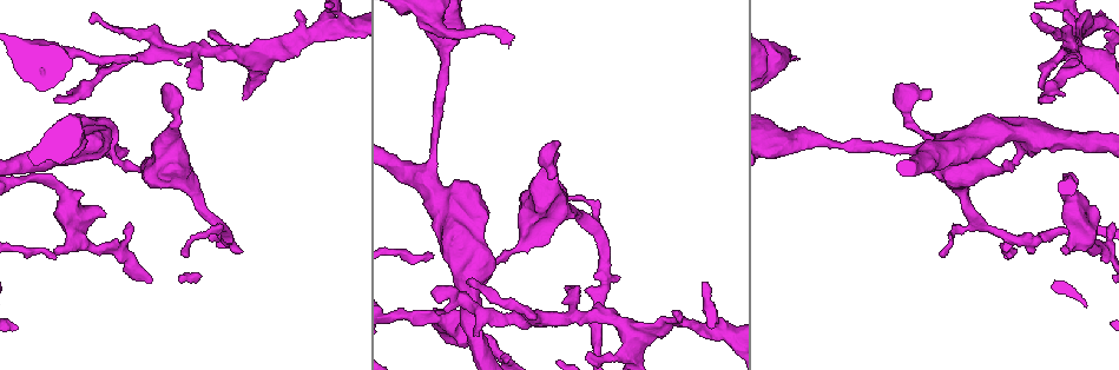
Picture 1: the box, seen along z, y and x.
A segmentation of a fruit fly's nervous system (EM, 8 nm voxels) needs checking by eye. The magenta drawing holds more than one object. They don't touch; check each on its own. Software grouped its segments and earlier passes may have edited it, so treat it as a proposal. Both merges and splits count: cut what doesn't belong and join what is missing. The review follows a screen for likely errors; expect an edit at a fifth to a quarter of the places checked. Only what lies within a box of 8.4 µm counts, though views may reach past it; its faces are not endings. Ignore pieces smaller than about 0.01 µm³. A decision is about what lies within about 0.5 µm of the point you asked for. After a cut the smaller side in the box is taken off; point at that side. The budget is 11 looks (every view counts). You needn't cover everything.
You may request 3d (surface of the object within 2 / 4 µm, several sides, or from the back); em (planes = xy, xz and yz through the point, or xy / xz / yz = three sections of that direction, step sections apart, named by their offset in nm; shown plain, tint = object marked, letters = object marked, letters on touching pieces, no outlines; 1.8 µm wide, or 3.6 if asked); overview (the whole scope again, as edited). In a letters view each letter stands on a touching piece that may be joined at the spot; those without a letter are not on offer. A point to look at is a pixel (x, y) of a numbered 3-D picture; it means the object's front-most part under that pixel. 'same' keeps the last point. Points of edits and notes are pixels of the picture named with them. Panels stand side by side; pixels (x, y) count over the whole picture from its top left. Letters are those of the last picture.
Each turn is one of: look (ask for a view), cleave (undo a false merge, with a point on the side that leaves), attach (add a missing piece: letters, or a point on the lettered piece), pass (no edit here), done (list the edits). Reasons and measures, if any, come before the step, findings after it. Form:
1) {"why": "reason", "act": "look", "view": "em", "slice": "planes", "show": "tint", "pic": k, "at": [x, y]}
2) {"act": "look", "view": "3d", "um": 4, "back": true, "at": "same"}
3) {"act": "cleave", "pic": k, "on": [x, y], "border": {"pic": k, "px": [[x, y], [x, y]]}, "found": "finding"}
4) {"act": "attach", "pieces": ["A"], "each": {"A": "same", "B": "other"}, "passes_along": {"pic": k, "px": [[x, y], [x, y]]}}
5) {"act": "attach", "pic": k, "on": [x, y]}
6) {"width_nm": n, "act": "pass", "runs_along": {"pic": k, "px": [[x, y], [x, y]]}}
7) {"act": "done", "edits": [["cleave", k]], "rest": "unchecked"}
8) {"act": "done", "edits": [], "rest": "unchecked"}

{"why": "free end", "act": "look", "view": "3d", "um": 2, "pic": 1, "at": [136, 55]}

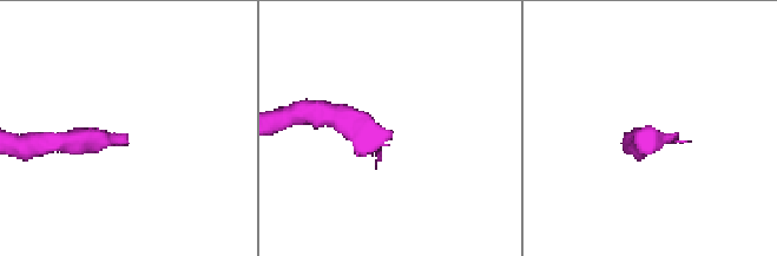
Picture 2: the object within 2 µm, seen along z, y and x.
{"why": "shape alone is not enough", "act": "look", "view": "em", "slice": "yz", "step": 16, "show": "tint", "pic": 2, "at": [125, 133]}

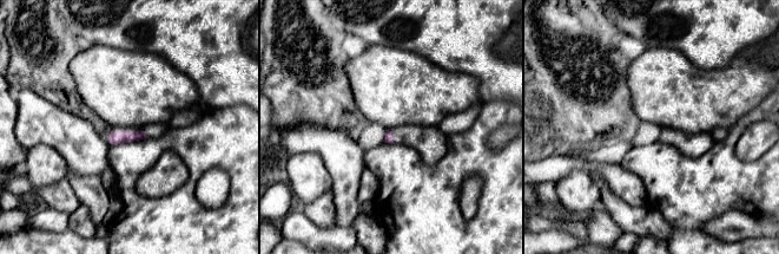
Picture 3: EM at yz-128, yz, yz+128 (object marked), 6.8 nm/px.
{"why": "another direction", "act": "look", "view": "em", "slice": "planes", "show": "letters", "at": "same"}

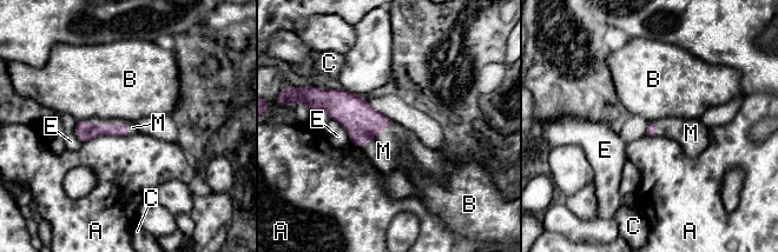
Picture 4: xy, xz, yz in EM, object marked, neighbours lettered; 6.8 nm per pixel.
{"act": "attach", "pieces": ["M"], "each": {"A": "other", "B": "other", "C": "other", "E": "other", "M": "same"}, "passes_along": {"pic": 4, "px": [[84, 132], [111, 124], [132, 127]]}, "found": "the neuron continues"}

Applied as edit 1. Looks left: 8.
{"why": "redraw", "act": "look", "view": "overview"}

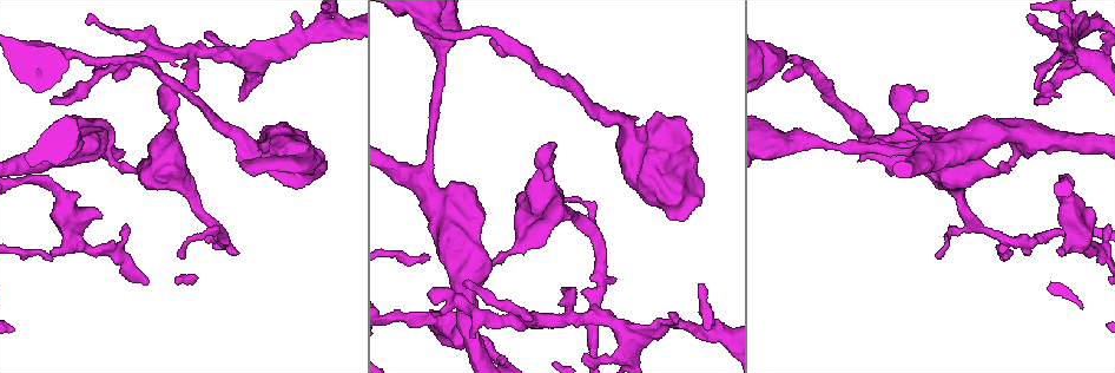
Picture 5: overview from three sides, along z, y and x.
{"why": "branch stops here", "act": "look", "view": "em", "slice": "planes", "show": "letters", "pic": 5, "at": [56, 101]}

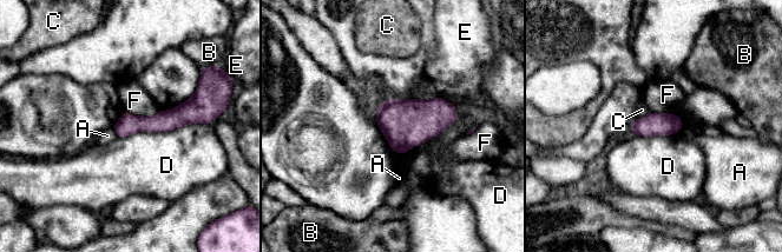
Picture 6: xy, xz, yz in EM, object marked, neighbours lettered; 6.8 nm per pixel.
{"act": "pass", "each": {"A": "other", "B": "other", "C": "other", "D": "other", "E": "other", "F": "other"}, "runs_along": {"pic": 6, "px": [[199, 119], [175, 118], [117, 128]]}, "found": "no lettered piece goes on from it"}

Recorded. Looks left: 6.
{"why": "branch stops here", "act": "look", "view": "em", "slice": "xy", "step": 8, "show": "plain", "pic": 5, "at": [195, 89]}

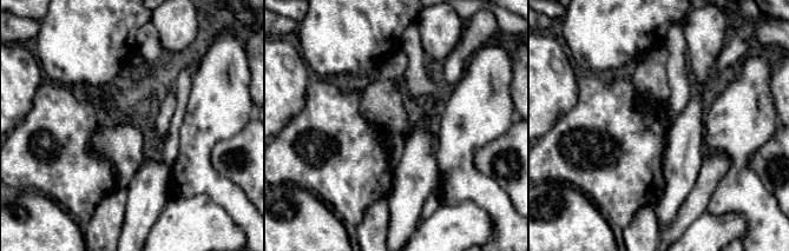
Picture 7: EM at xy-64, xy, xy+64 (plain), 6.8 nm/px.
{"why": "what lies round it", "act": "look", "view": "em", "slice": "xy", "step": 8, "show": "letters", "at": "same"}

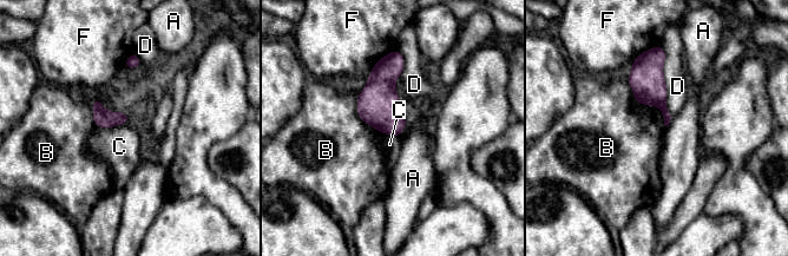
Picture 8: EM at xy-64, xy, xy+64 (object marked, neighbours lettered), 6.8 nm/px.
{"act": "pass", "each": {"A": "other", "B": "other", "C": "other", "D": "other", "F": "other"}, "border": {"pic": 8, "px": [[129, 120], [109, 128], [96, 125]]}, "found": "no lettered piece goes on from it"}

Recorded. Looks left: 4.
{"why": "stops while still wide", "act": "look", "view": "em", "slice": "planes", "show": "plain", "pic": 5, "at": [1059, 247]}

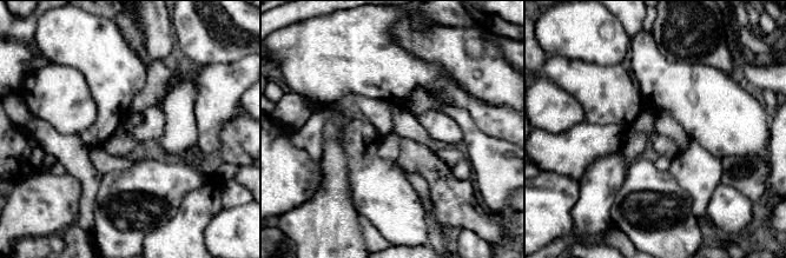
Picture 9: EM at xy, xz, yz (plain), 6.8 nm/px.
{"why": "what lies round it", "act": "look", "view": "em", "slice": "planes", "show": "letters", "at": "same"}

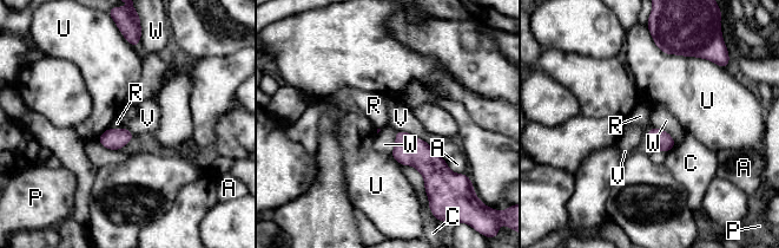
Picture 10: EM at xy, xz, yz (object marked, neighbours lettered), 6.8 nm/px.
{"act": "pass", "each": {"A": "other", "C": "other", "P": "other", "R": "other", "U": "other", "V": "other", "W": "other"}, "border": {"pic": 10, "px": [[123, 126], [110, 128]]}, "found": "no lettered piece goes on from it"}

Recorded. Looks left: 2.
{"why": "abrupt turn", "act": "look", "view": "3d", "um": 4, "pic": 5, "at": [1081, 24]}

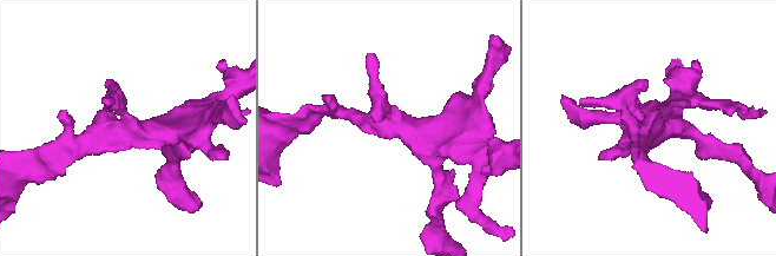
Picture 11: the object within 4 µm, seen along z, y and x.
{"act": "look", "view": "em", "slice": "planes", "show": "letters", "pic": 11, "at": [651, 125]}

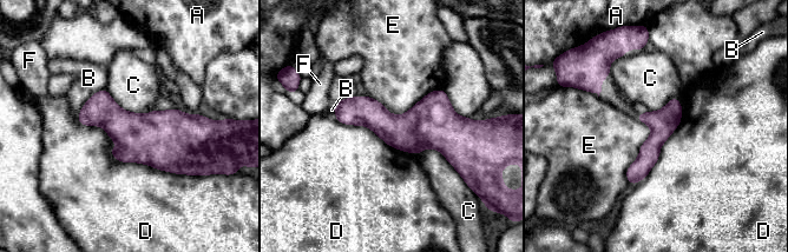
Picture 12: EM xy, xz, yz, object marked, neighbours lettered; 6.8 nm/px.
{"width_nm": 180, "act": "pass", "each": {"A": "other", "B": "other", "C": "other", "D": "other", "E": "other", "F": "other"}, "runs_along": {"pic": 12, "px": [[335, 105], [393, 130], [463, 130]]}, "found": "one neuron here"}

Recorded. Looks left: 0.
{"act": "done", "edits": [["attach", 4]], "rest": "unchecked"}

